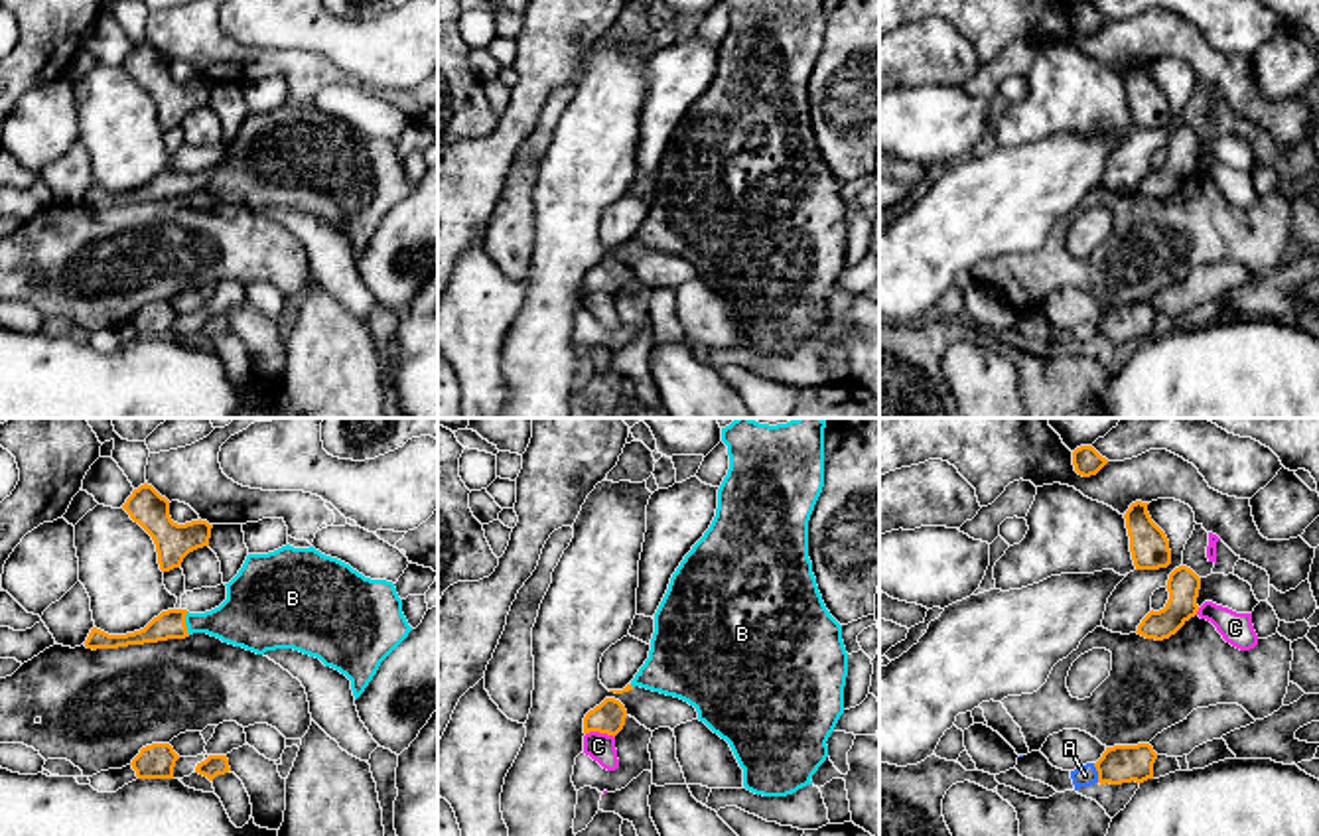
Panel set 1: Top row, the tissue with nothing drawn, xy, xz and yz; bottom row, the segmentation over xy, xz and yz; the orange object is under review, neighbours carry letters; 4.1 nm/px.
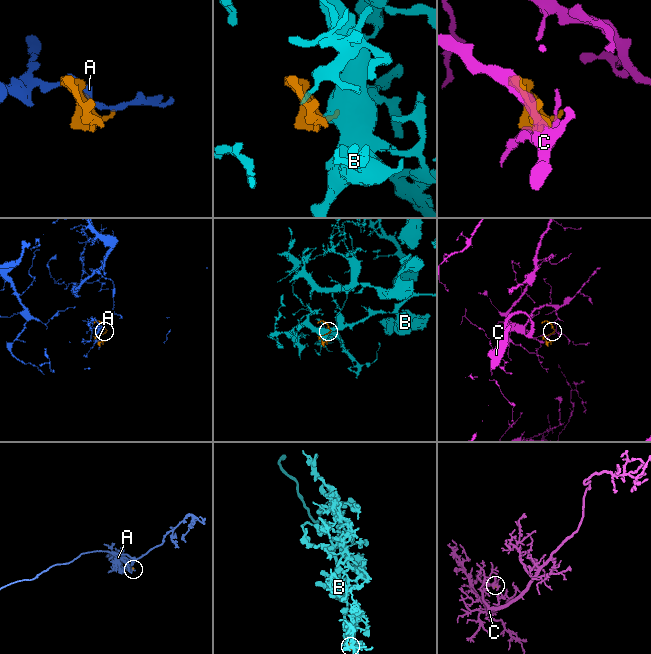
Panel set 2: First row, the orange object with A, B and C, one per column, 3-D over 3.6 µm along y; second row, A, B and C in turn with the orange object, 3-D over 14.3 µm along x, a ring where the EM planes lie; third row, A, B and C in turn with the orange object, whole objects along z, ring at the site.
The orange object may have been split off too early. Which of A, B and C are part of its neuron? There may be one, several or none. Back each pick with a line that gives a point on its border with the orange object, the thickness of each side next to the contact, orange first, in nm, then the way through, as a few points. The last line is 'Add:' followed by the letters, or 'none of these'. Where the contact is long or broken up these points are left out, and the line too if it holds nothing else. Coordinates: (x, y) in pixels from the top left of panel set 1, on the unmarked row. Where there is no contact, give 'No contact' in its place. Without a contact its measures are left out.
B: Touches orange at xy (184, 182). Thickness 120 nm (orange) against 220 nm. Path across: xy (170, 182), (184, 182), (237, 180), (245, 176)
Add: B

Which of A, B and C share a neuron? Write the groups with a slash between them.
A / B / C

